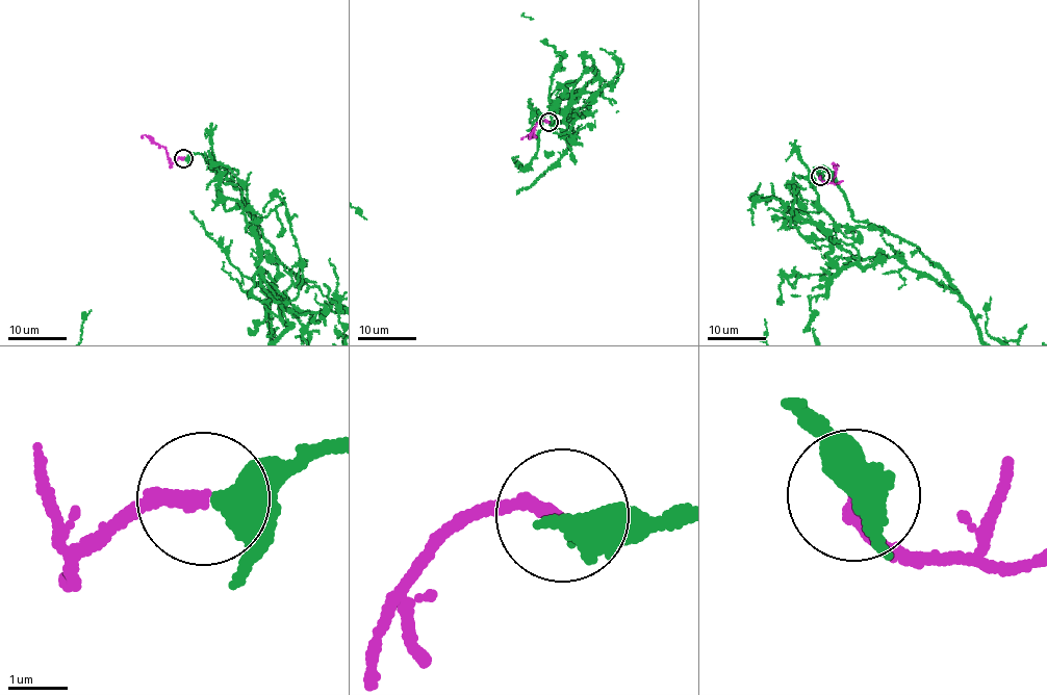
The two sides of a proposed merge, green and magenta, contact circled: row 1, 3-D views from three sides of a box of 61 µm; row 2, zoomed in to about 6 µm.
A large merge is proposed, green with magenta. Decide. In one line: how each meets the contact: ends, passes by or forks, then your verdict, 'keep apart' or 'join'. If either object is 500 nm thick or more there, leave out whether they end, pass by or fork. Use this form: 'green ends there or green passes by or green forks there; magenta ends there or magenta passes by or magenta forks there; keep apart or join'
green passes by; magenta ends there; join

